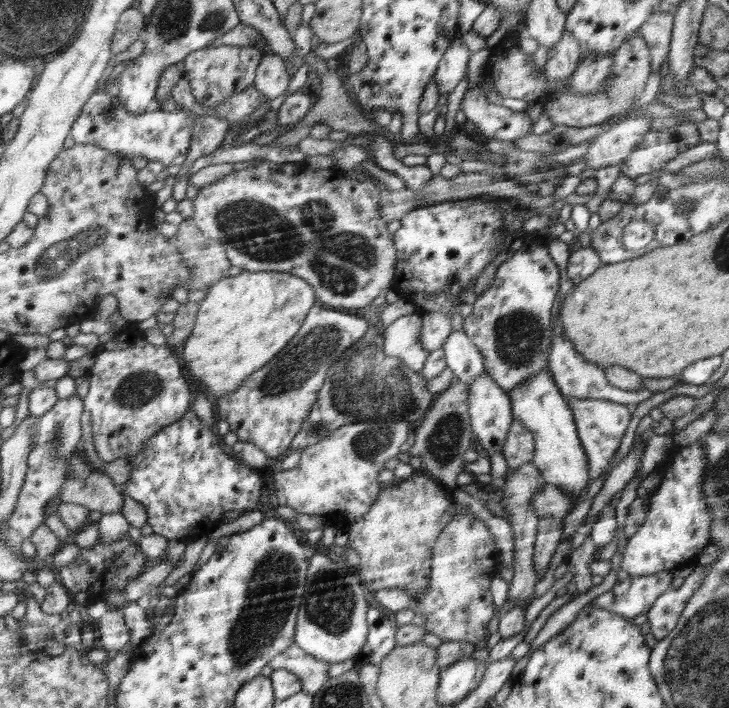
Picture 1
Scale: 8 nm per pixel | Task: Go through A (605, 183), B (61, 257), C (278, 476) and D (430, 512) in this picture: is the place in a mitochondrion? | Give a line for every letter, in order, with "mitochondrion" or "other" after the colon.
A: other
B: mitochondrion
C: other
D: other

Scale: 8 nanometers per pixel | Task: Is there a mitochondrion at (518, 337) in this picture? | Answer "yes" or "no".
yes

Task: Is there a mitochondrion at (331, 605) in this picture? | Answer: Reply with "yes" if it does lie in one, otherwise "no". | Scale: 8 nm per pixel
yes

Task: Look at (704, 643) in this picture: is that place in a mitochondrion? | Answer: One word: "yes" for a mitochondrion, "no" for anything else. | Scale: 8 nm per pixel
yes

